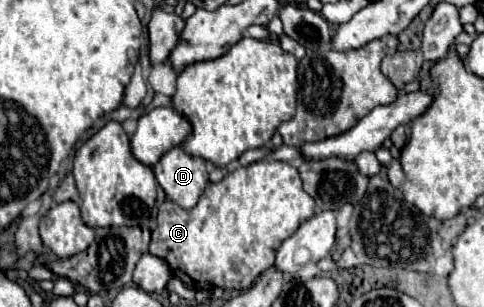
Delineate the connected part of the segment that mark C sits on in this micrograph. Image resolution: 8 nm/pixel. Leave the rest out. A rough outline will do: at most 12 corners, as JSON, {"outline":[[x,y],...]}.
{"outline":[[289,162],[165,200],[149,252],[191,290],[241,290],[313,214]]}

